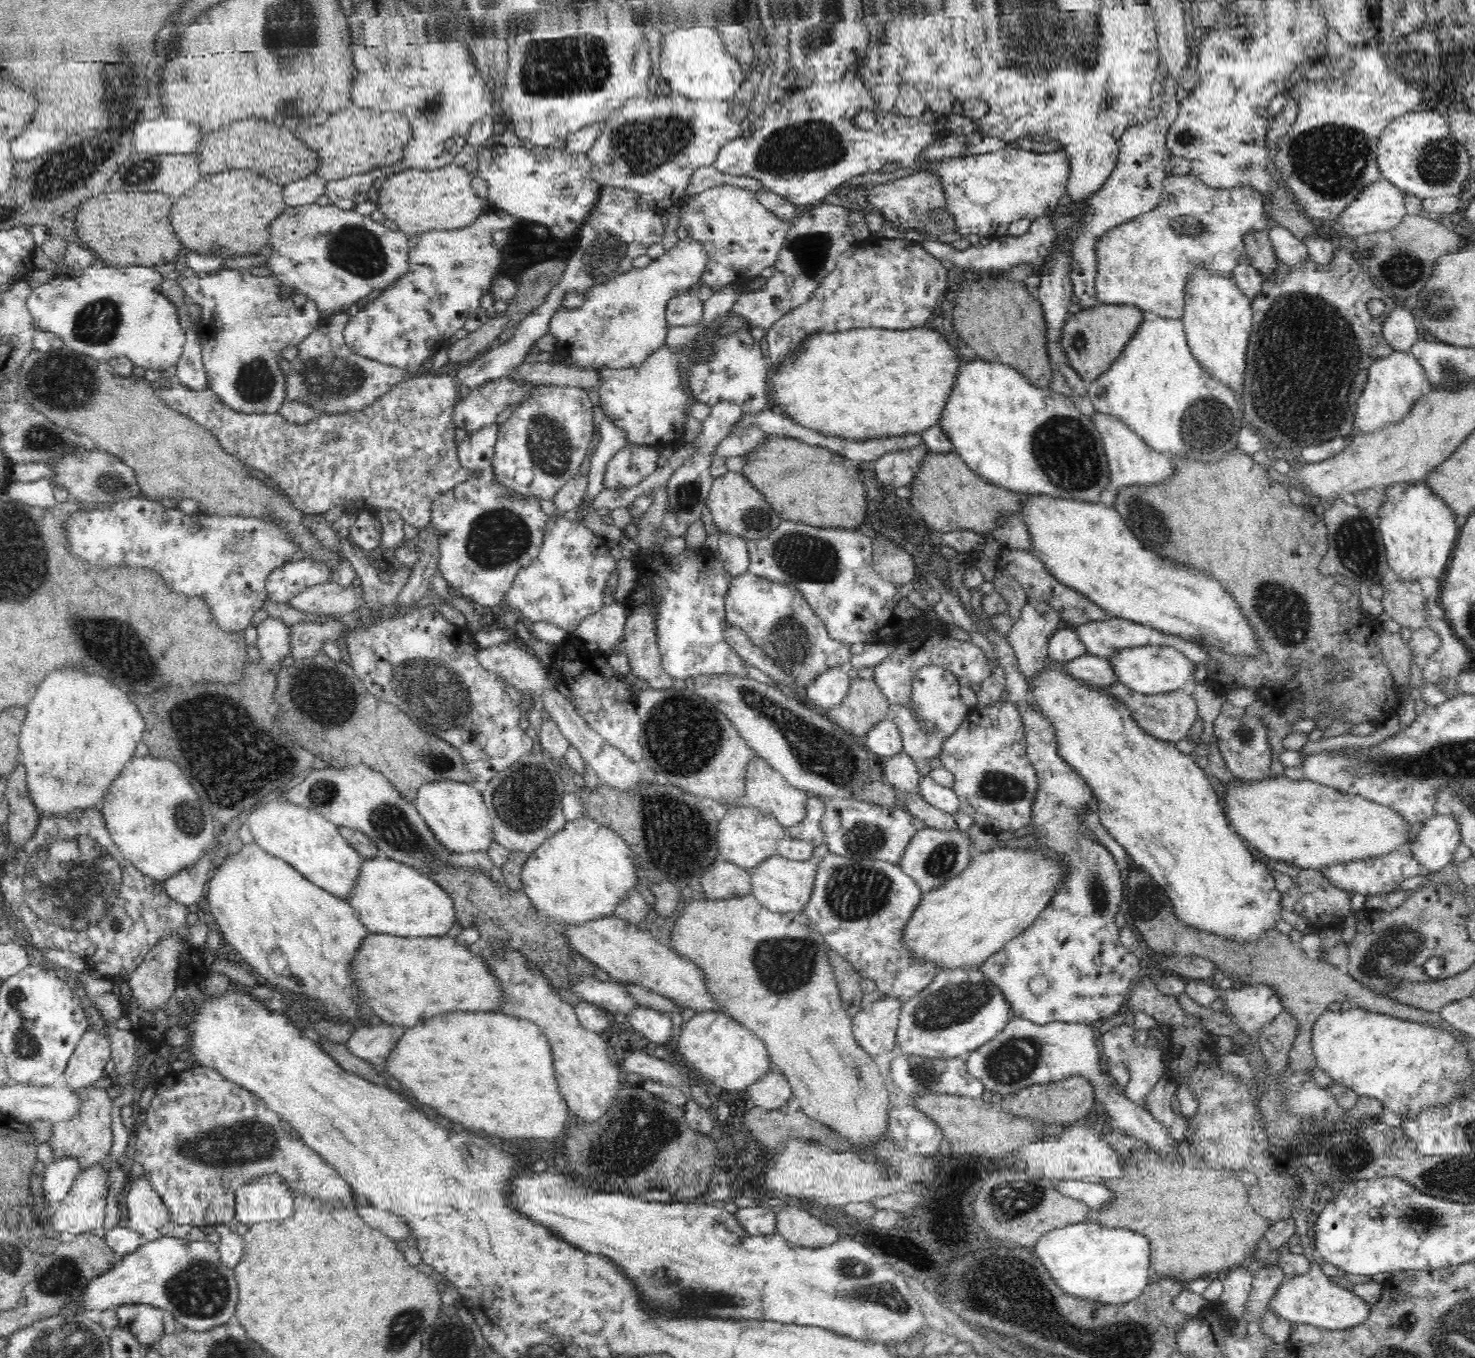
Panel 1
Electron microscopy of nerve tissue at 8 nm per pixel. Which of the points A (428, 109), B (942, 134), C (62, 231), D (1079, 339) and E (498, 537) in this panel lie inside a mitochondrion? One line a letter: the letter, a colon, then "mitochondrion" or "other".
A: mitochondrion
B: other
C: other
D: mitochondrion
E: mitochondrion

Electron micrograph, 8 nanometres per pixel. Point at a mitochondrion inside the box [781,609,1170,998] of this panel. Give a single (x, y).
(854, 892)

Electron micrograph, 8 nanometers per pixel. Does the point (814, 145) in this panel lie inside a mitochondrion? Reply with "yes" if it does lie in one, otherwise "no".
yes

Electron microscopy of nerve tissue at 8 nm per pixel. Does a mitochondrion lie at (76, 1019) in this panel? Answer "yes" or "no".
no

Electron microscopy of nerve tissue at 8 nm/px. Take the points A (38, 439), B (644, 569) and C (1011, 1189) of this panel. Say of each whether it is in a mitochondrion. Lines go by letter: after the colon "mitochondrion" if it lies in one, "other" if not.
A: mitochondrion
B: other
C: mitochondrion

